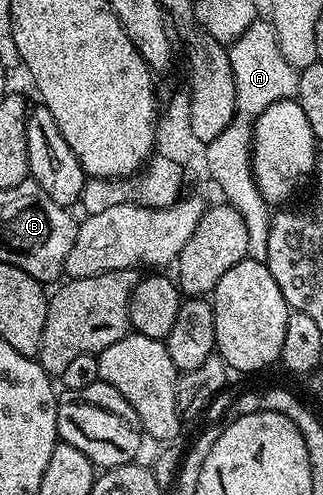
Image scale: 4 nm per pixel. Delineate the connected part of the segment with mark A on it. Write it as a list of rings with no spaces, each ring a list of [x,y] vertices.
[[[258,19],[250,26],[242,37],[228,46],[231,59],[231,71],[235,71],[235,99],[237,100],[237,116],[223,131],[223,135],[215,135],[204,146],[205,169],[209,177],[221,188],[224,200],[243,215],[243,223],[247,226],[248,260],[264,261],[267,259],[267,235],[271,231],[271,206],[263,199],[259,187],[253,178],[253,123],[264,109],[271,103],[279,103],[296,98],[298,70],[287,63],[283,51],[279,49],[277,36],[268,20]]]

